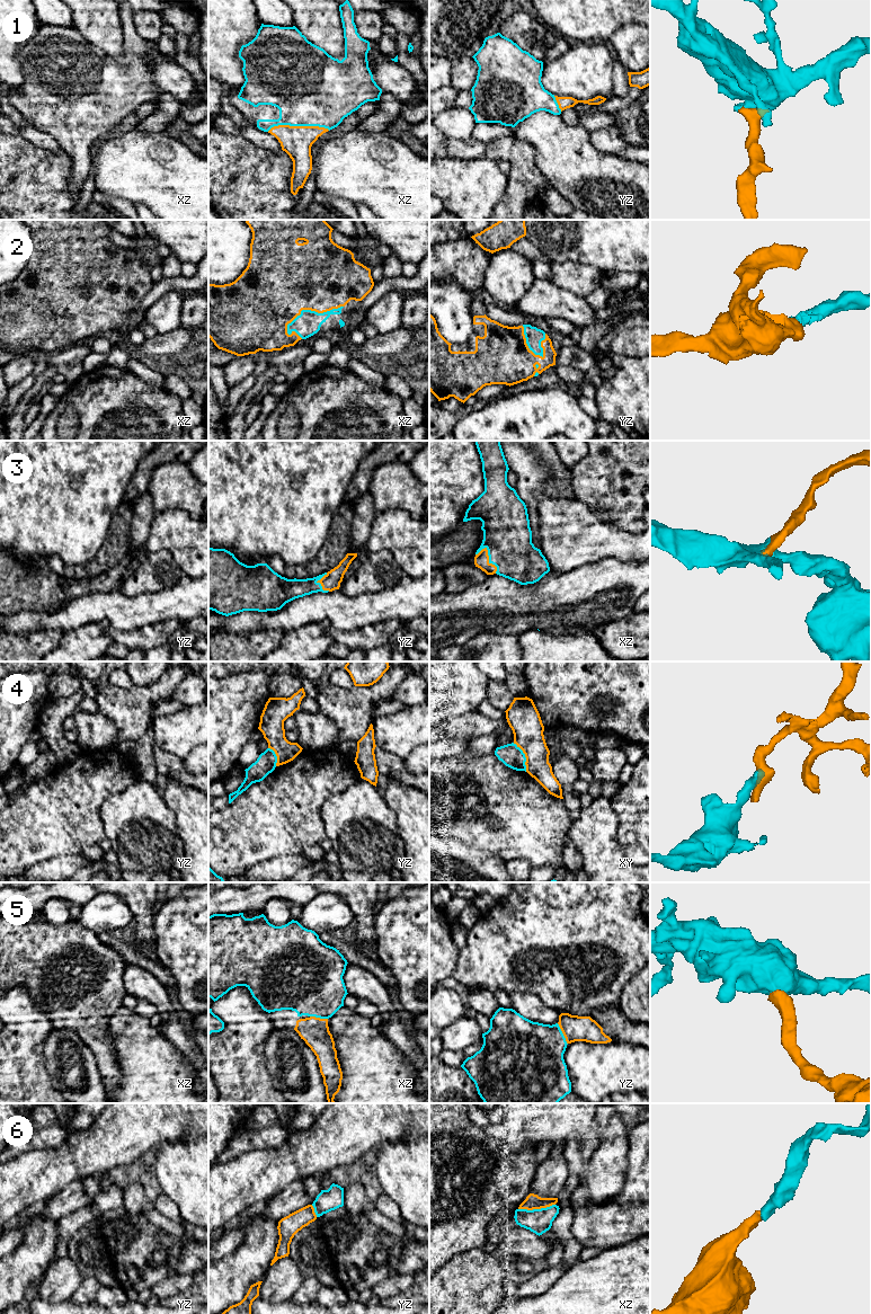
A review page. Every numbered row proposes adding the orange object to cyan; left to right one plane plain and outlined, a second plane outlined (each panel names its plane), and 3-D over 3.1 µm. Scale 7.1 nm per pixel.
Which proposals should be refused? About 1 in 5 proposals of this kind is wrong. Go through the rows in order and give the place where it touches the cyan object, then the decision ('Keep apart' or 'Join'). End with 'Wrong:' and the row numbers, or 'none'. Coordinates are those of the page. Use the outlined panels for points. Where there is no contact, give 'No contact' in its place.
1: Touches cyan at xz (298, 125). Join
2: Touches cyan at xz (310, 310). Join
3: Touches cyan at xz (489, 560). Join
4: Touches cyan at xy (524, 756). Keep apart
5: Touches cyan at yz (562, 1033). Join
6: Touches cyan at xz (536, 1209). Join
Wrong: 4

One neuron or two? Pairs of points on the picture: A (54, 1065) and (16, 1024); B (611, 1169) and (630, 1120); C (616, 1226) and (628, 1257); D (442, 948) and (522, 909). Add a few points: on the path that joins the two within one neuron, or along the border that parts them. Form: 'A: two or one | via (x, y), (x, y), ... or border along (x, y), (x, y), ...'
A: two | border along (42, 1054), (46, 1072), (52, 1079)
B: two | border along (618, 1115), (629, 1130)
C: two | border along (638, 1237), (604, 1250)
D: two | border along (459, 951), (456, 966), (451, 975)

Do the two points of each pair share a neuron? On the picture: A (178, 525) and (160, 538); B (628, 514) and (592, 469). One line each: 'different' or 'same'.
A: same
B: same

